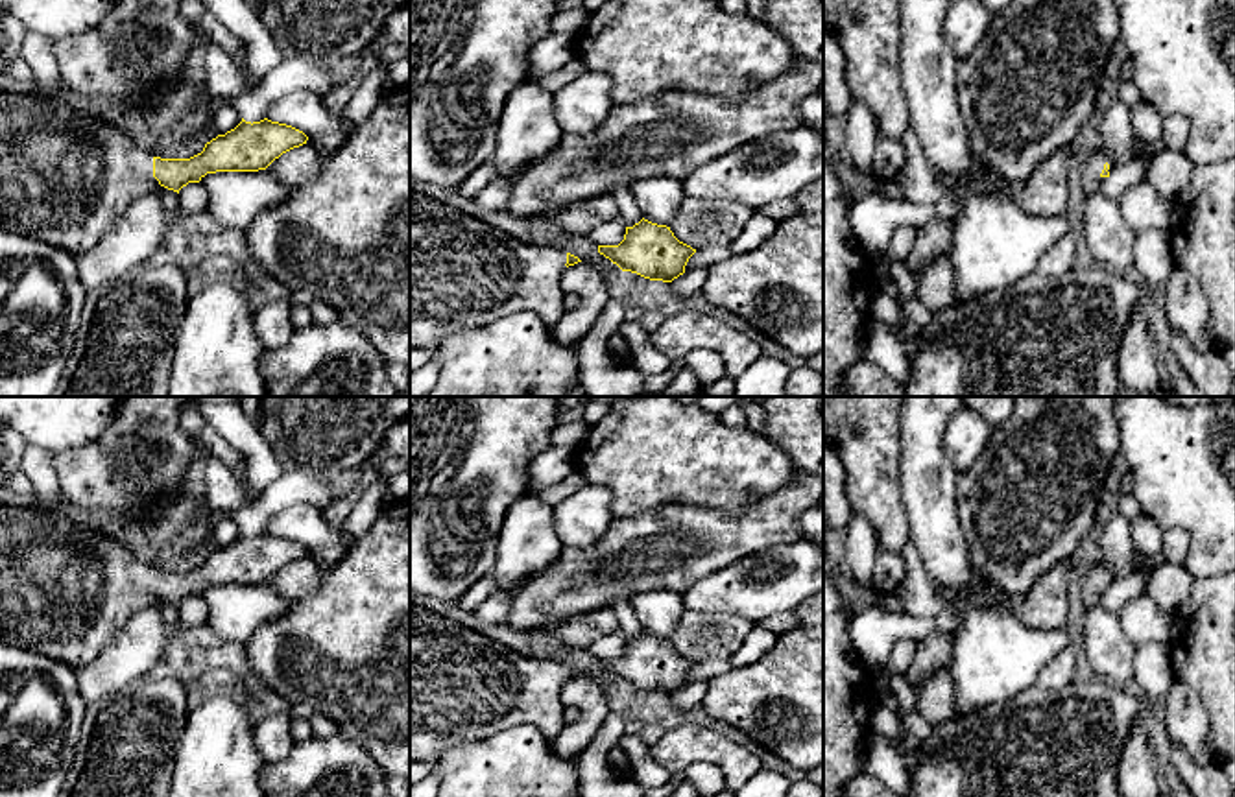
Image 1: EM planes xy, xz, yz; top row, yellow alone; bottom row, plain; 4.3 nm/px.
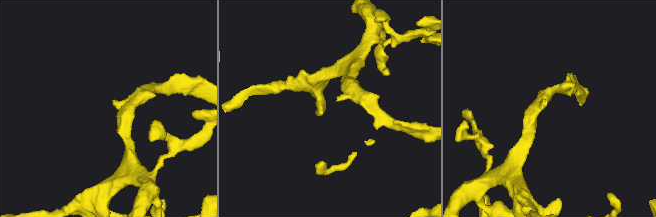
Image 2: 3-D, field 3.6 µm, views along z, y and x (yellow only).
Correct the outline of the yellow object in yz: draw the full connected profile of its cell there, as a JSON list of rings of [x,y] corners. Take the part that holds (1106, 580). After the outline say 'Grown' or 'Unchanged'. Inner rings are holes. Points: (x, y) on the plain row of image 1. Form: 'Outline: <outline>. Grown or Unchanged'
Outline: [[[1104,561],[1095,565],[1089,570],[1089,574],[1085,576],[1085,583],[1082,587],[1084,607],[1093,609],[1093,607],[1100,605],[1104,592],[1109,590],[1113,581],[1115,581],[1115,576]]]. Grown

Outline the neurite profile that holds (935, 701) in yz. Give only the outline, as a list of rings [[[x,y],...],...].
[[[941,668],[921,688],[914,690],[914,712],[932,727],[954,718],[956,694],[951,668]]]

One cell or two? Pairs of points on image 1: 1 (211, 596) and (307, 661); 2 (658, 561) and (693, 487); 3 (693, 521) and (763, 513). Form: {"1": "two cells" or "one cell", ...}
{"1": "two cells", "2": "two cells", "3": "one cell"}

